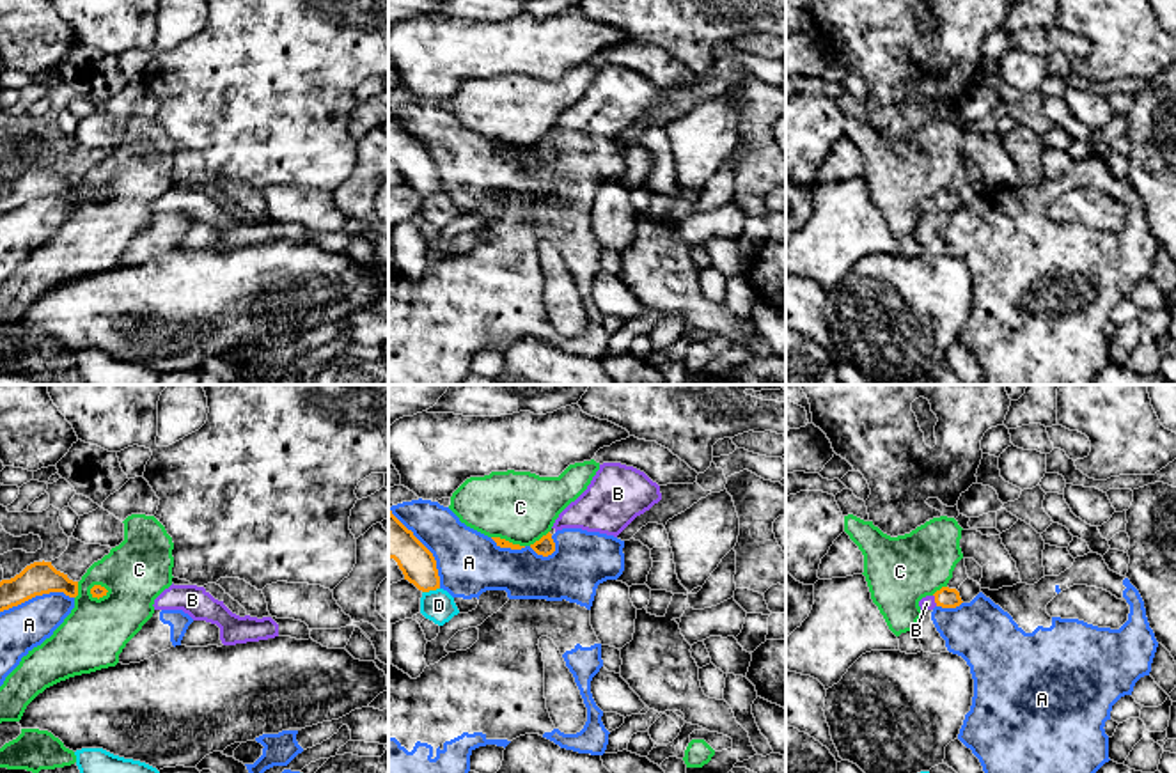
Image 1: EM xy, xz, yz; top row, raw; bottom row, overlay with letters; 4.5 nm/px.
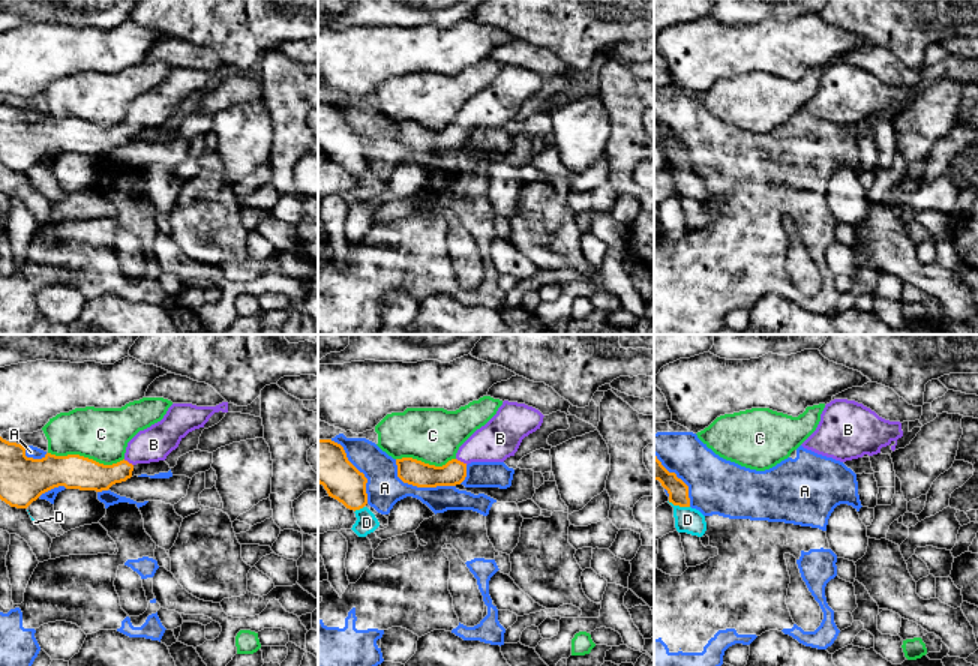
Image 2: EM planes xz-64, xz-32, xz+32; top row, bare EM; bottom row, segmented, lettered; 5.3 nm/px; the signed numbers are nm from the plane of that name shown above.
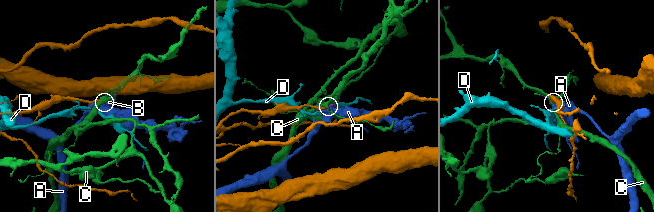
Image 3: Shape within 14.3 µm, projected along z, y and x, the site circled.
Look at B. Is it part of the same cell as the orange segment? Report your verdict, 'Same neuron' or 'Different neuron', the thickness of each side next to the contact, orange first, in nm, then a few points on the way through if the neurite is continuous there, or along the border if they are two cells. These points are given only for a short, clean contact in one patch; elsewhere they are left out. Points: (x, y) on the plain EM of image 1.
Same neuron. Thickness 100 nm (orange) against 60 nm. Path across: yz (948, 201), (935, 203), (926, 206)

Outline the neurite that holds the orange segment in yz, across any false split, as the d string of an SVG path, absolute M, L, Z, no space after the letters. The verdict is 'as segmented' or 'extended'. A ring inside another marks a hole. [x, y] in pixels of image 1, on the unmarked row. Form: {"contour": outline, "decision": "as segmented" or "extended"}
{"contour": "M942 190L933 199L926 199L919 204L921 213L933 213L935 209L942 211L956 211L963 204L960 200L960 195L956 191Z", "decision": "extended"}

